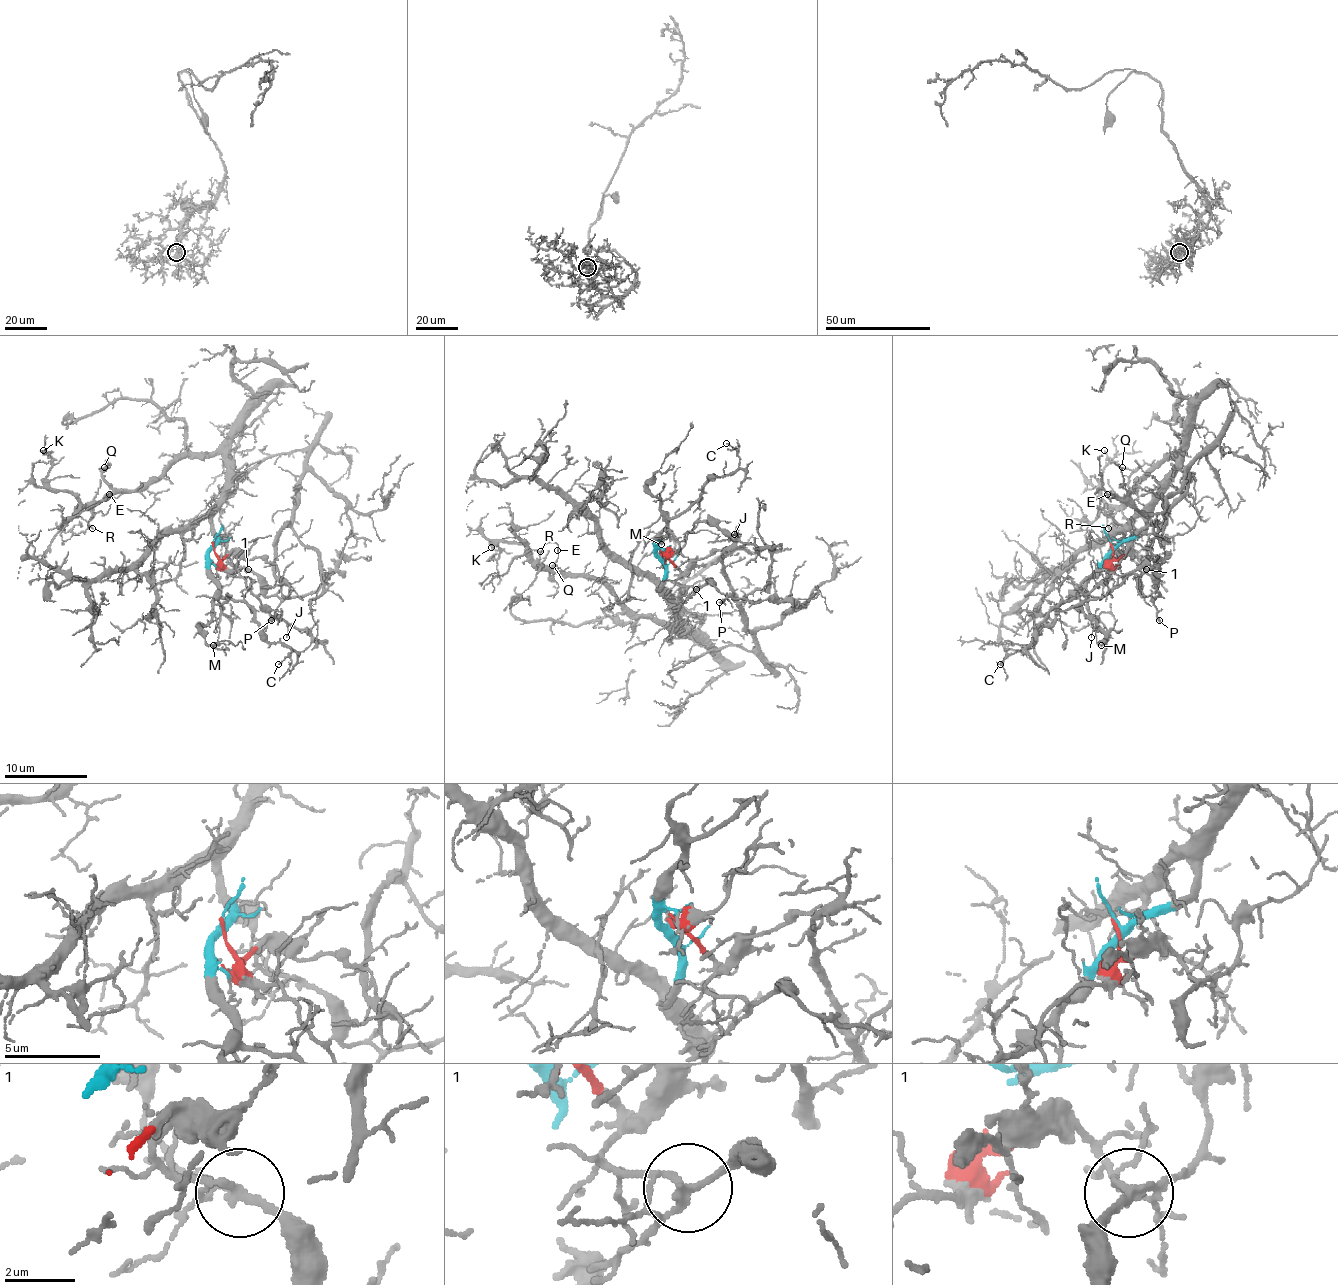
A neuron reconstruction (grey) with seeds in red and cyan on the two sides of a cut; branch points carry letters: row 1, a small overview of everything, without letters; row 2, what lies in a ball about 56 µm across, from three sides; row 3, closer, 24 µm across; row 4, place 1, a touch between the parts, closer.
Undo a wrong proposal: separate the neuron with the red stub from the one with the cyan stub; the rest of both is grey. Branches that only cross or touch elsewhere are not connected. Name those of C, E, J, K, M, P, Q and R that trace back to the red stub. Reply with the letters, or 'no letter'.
J, P

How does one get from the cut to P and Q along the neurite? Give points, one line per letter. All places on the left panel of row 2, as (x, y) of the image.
P: (213, 545), (221, 559), (231, 551), (231, 563), (250, 569), (262, 592), (281, 600), (270, 621)
Q: (213, 545), (213, 514), (227, 481), (221, 454), (182, 454), (155, 481), (136, 489), (114, 489), (103, 466)

